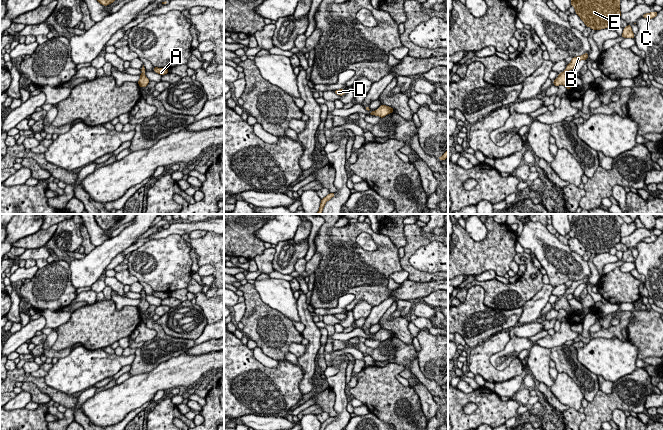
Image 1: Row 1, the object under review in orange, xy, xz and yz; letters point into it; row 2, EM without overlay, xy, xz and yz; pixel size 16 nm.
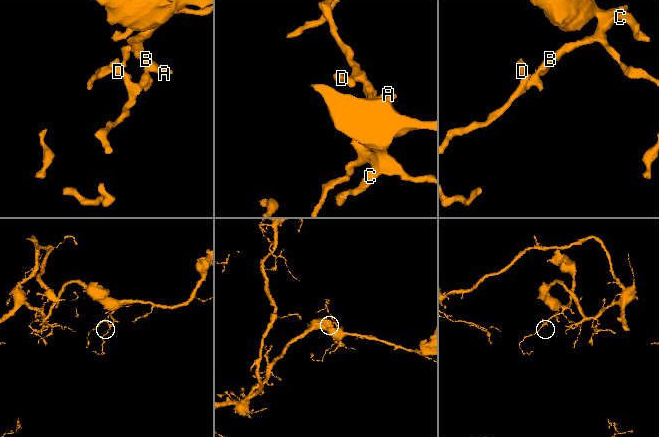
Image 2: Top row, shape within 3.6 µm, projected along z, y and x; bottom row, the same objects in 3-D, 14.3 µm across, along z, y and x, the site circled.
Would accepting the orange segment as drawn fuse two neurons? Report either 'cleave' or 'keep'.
keep

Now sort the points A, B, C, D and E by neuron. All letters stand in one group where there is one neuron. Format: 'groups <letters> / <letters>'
groups A B C D E

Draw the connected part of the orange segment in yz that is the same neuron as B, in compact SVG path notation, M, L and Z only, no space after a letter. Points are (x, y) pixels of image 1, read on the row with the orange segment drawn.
M585 53L581 56L577 56L577 57L573 57L571 62L568 63L566 69L559 73L558 77L552 82L555 86L559 86L559 85L564 85L568 90L571 89L571 83L568 79L567 76L567 71L568 70L573 70L575 65L580 61L580 60L587 60L589 54Z

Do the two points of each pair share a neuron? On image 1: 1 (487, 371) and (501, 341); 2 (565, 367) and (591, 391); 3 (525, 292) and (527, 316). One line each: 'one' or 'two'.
1: one
2: one
3: two

